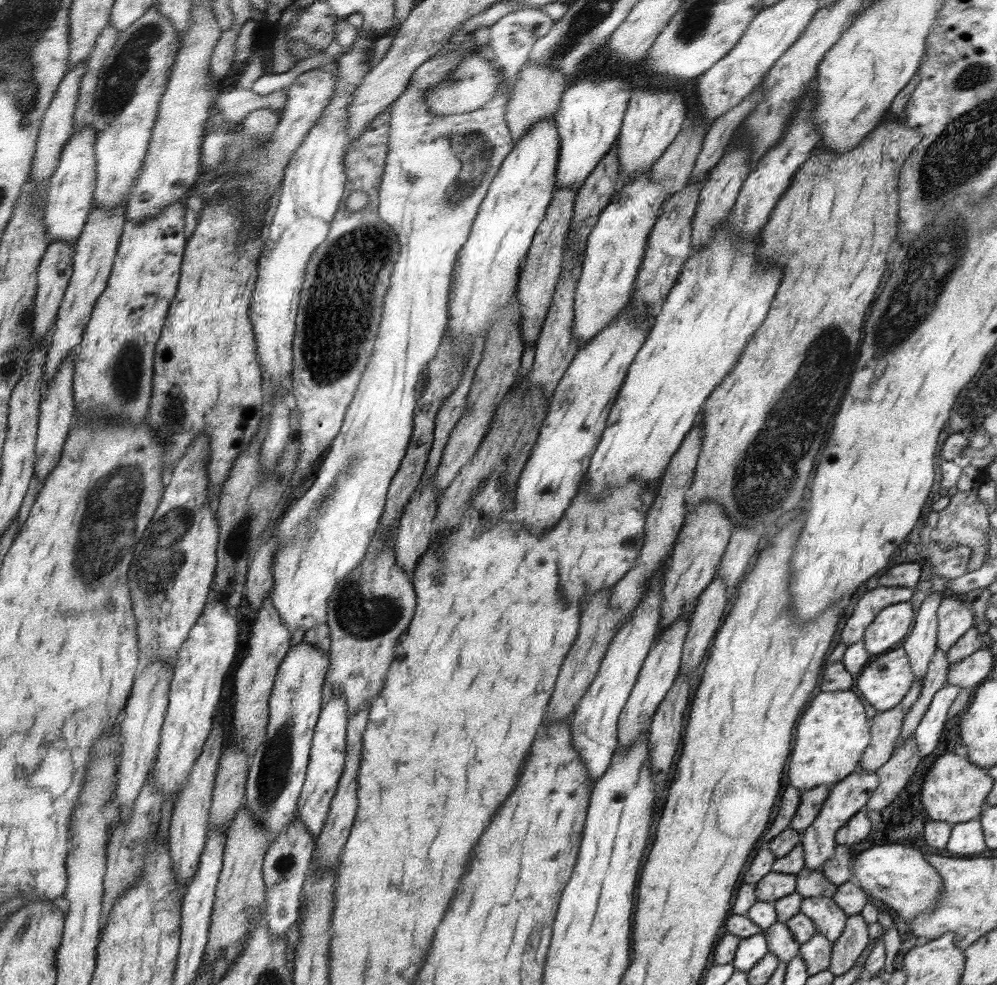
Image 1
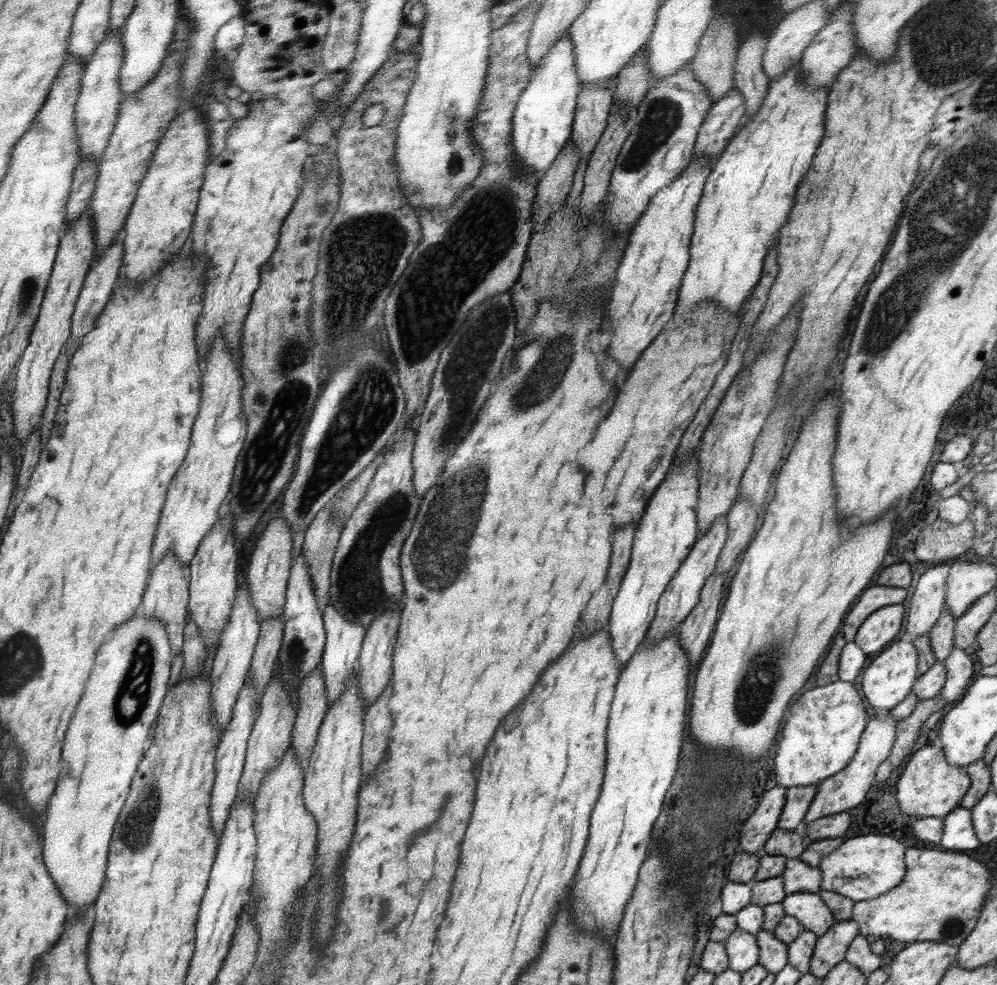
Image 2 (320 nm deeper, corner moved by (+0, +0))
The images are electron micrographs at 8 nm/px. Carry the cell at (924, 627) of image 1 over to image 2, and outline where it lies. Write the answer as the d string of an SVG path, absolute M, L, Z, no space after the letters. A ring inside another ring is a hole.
M951 562L930 567L918 580L914 594L910 596L910 608L906 612L905 639L913 641L926 634L936 624L946 608L947 578Z

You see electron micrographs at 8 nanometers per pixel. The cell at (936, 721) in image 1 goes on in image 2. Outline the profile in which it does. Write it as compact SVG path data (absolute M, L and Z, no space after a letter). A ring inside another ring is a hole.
M954 647L952 652L943 660L946 673L946 682L941 694L944 702L960 701L965 689L976 678L977 663L973 656L964 650Z

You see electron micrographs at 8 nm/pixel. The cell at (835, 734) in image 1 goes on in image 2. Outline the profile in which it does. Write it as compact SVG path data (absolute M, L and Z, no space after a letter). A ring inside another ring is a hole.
M838 680L804 692L792 706L788 726L784 722L774 758L776 784L785 787L818 785L844 770L856 755L858 740L868 724L868 712L860 692L850 682Z

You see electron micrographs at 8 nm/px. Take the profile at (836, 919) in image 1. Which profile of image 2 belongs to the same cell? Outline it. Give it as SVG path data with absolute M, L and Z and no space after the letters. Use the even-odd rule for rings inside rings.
M786 893L781 905L786 915L795 916L805 929L811 930L818 936L822 936L837 922L818 893Z

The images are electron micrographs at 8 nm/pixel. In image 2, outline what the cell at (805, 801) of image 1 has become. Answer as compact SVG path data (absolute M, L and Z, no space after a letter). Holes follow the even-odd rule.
M817 785L787 789L778 828L786 831L799 831L816 791Z

